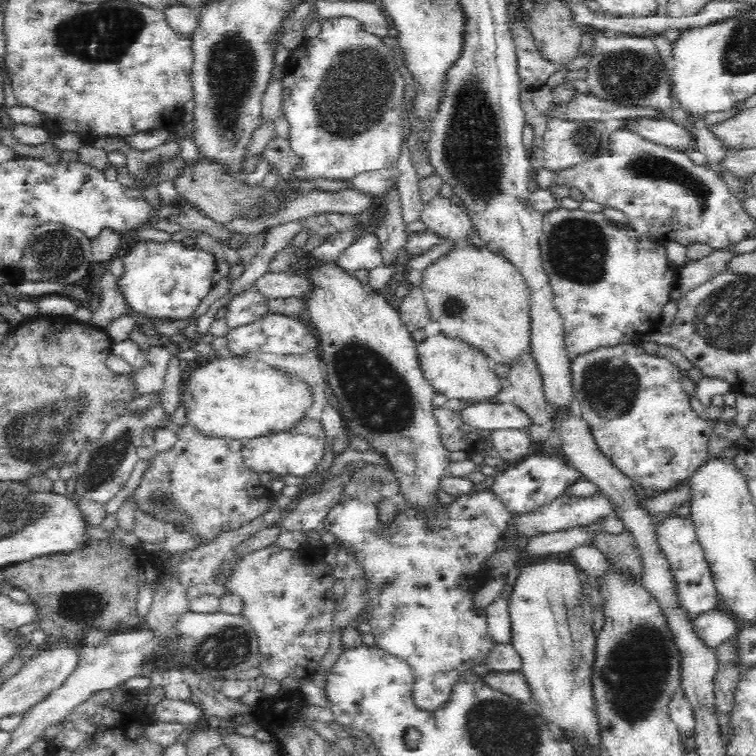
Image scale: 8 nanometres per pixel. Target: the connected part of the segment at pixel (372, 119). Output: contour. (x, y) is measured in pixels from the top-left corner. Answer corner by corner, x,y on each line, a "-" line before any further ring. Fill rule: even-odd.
351,18
321,20
320,33
305,39
292,51
287,52
288,62
283,70
283,116
288,123
288,142
298,156
291,177
326,178
346,180
356,173
370,172
396,166
402,149
402,82
396,72
396,53
388,50
379,39
361,29

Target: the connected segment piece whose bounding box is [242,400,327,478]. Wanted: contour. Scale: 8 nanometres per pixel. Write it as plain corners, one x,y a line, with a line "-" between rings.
316,400
312,404
314,406
308,408
307,416
289,432
272,433
266,437
242,440
242,458
244,459
244,463
258,474
266,472
277,478
281,478
287,474
302,478
302,476
314,472
316,466
324,458
327,435
323,425
320,424
322,404
320,404
320,400

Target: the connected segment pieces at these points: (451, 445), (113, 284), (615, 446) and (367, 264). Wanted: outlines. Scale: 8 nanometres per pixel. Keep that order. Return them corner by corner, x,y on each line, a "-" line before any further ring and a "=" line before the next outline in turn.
447,406
436,407
433,415
440,429
440,442
447,452
464,450
468,454
483,454
492,450
492,431
469,426
460,411
=
108,269
100,282
98,305
91,312
92,318
88,324
98,330
106,329
114,320
133,312
119,290
118,279
=
635,344
588,352
572,360
570,370
575,407
589,425
591,436
608,460
638,489
661,492
675,487
692,478
696,470
706,464
707,444
715,424
700,418
692,409
676,364
646,354
640,345
=
375,232
360,235
348,248
345,248
339,256
338,265
349,273
355,270
371,270
384,265
380,241

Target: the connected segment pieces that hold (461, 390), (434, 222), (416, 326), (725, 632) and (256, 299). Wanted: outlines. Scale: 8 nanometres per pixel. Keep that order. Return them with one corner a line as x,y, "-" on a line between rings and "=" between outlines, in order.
438,333
427,337
417,346
420,365
426,380
435,392
444,394
450,400
466,400
466,404
486,403
498,392
502,392
502,379
491,360
480,350
=
436,193
424,203
420,218
427,229
453,242
461,241
471,233
470,215
453,197
=
412,287
396,311
410,333
423,329
431,322
427,301
420,287
=
718,609
700,614
691,622
691,627
710,650
716,650
720,644
732,640
739,628
734,619
=
252,289
238,294
230,300
228,304
226,316
226,326
228,330
233,330
246,324
252,324
266,313
266,300
264,297
254,293

